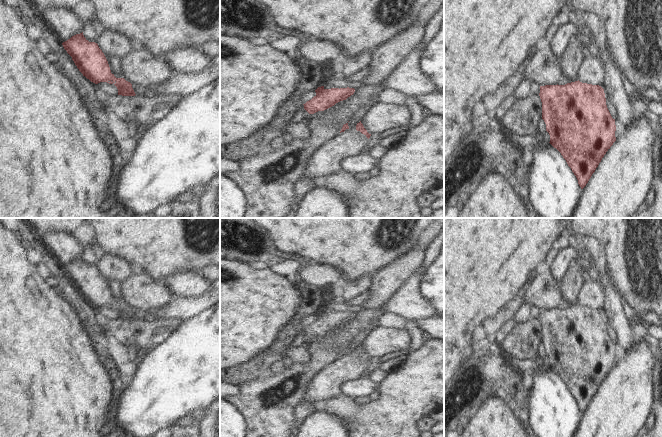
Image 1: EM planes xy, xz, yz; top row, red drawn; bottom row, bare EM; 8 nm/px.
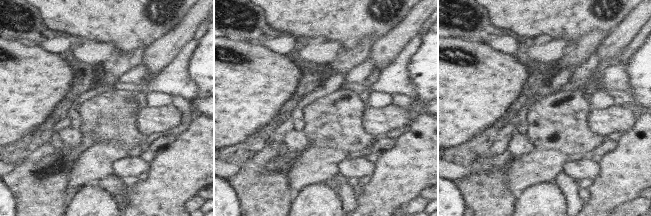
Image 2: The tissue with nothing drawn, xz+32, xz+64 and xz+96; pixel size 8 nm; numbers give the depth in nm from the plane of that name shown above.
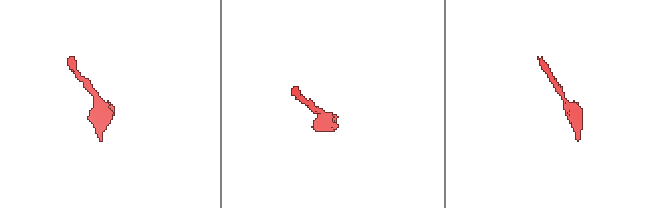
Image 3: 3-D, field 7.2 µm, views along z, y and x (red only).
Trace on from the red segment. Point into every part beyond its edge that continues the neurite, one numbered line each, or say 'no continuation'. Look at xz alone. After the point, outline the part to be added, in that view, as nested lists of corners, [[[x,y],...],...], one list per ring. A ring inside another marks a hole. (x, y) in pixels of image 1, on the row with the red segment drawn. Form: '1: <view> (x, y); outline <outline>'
no continuation

